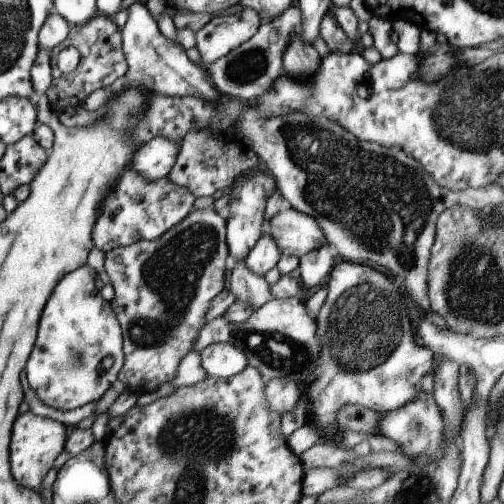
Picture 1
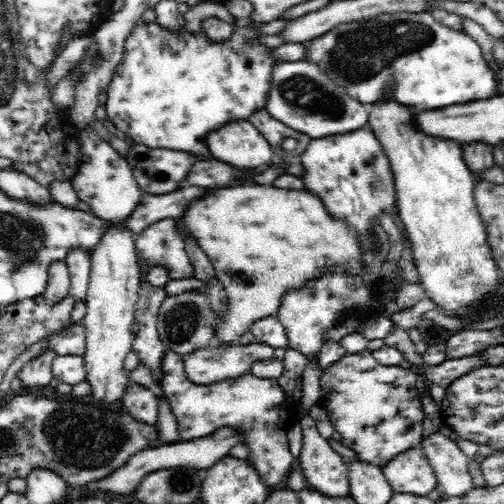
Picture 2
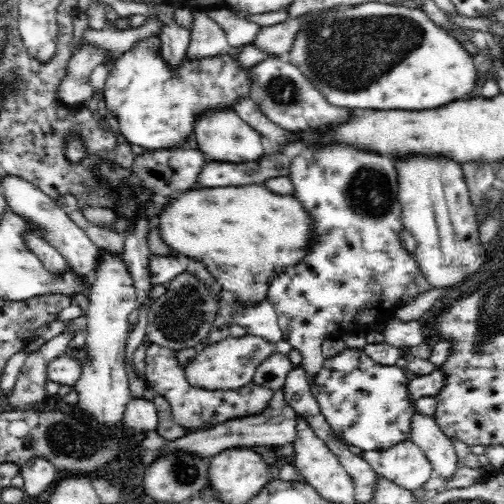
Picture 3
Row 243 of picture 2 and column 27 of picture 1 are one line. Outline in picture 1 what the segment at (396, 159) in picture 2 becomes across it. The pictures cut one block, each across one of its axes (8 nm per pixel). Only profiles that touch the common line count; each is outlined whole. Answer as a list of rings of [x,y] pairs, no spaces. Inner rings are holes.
[[[29,410],[25,414],[19,414],[11,428],[11,474],[15,482],[19,482],[25,488],[41,488],[41,480],[45,474],[53,468],[53,460],[63,452],[65,448],[65,426],[43,416],[35,416]]]

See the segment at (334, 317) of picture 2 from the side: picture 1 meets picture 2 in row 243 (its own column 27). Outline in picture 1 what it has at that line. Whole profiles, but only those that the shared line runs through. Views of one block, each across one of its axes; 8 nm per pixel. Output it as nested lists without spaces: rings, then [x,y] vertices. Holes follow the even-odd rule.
[[[85,264],[57,282],[55,290],[43,306],[37,326],[37,340],[25,364],[25,374],[31,390],[43,404],[57,410],[81,408],[87,402],[99,402],[99,398],[111,386],[119,386],[117,374],[123,368],[123,336],[111,302],[105,302],[99,290],[95,290],[95,278],[95,270]]]

